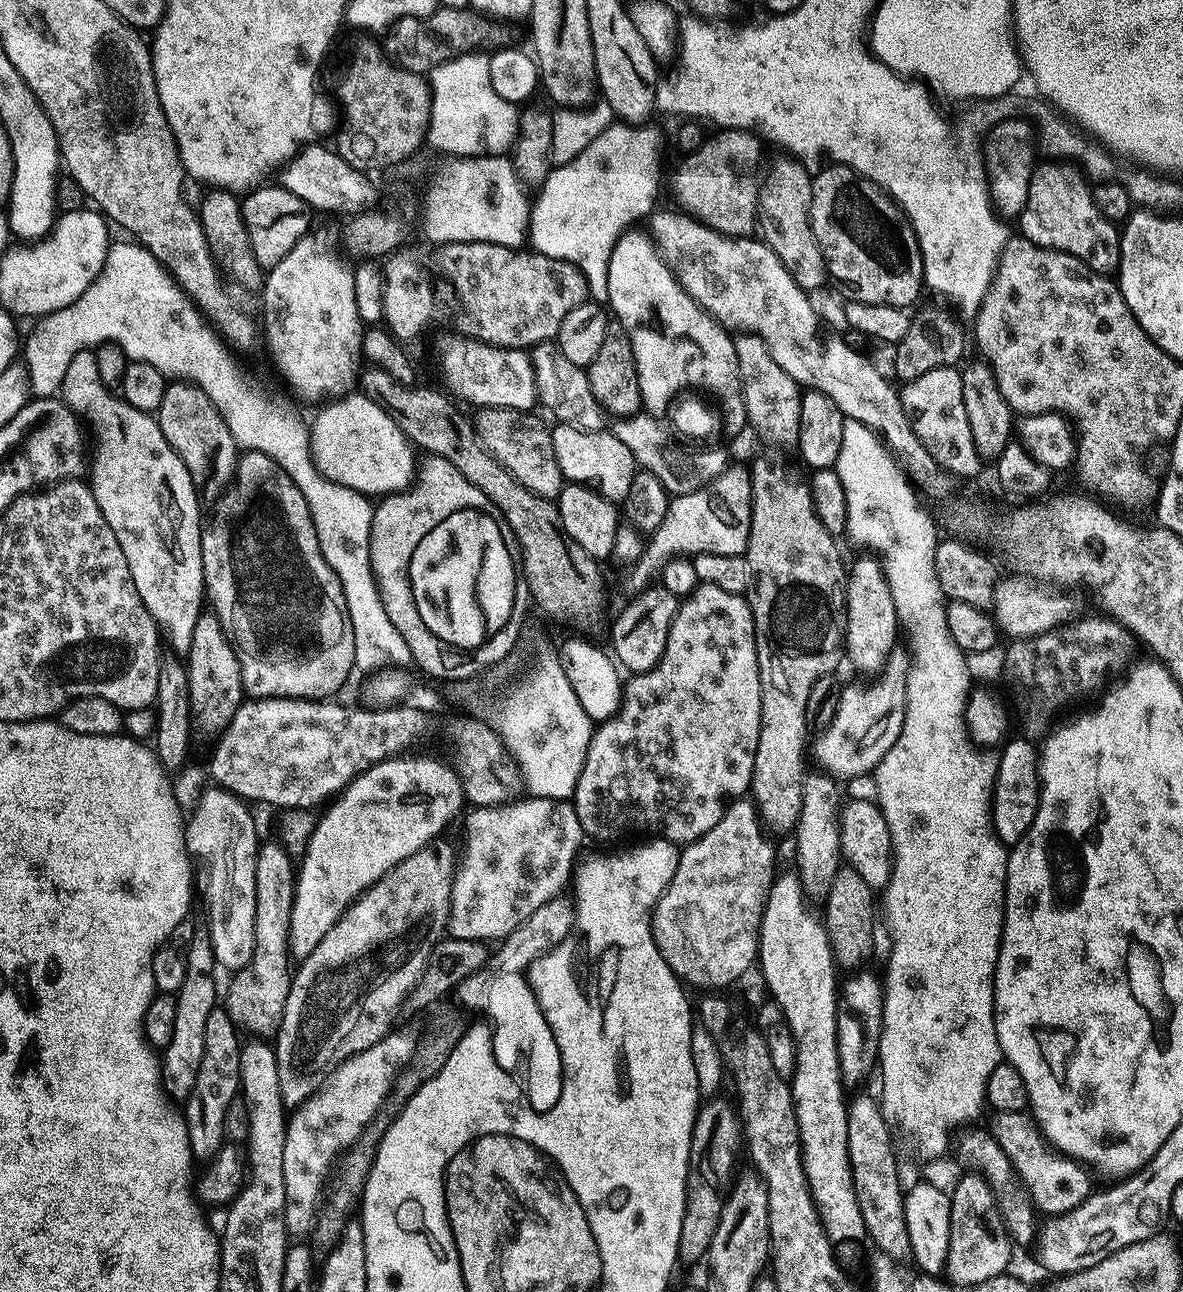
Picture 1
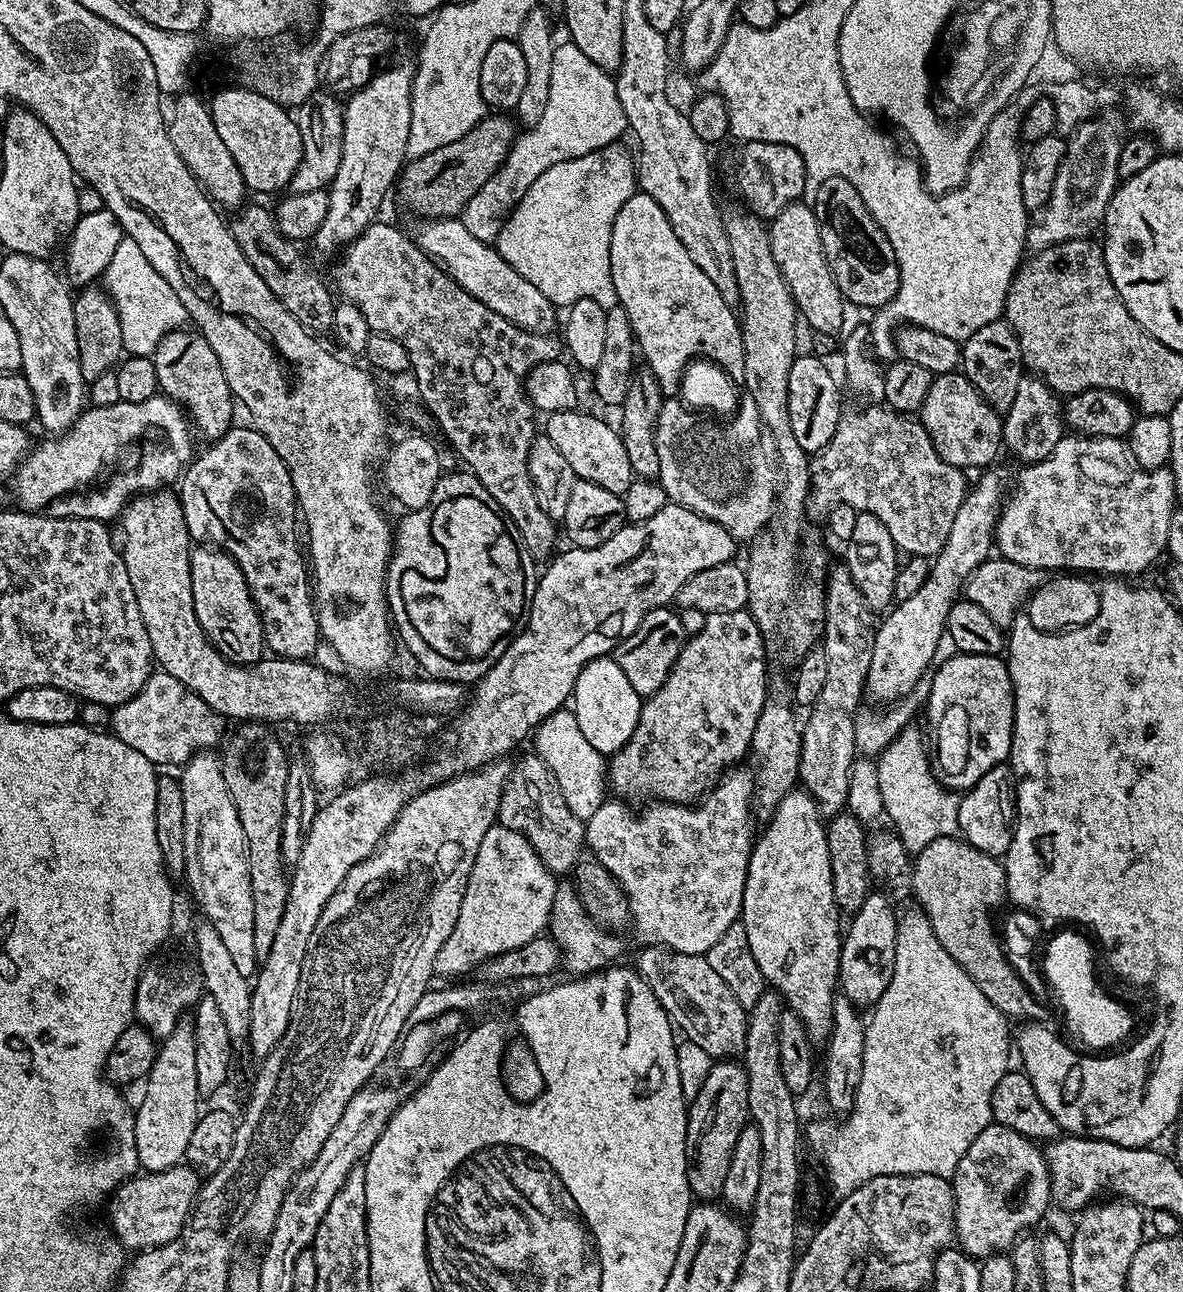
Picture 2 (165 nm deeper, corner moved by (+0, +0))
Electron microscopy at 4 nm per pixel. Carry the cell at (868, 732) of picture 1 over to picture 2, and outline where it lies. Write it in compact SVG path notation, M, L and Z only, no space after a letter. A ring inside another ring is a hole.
M984 470L980 481L969 487L958 514L954 514L954 526L942 546L942 550L931 561L928 580L922 582L918 594L899 601L879 621L874 638L874 654L870 658L870 674L866 685L866 696L883 706L900 701L917 687L924 671L933 667L938 640L946 631L950 606L961 599L964 583L986 562L994 552L996 520L1006 499L1004 476L1000 472Z

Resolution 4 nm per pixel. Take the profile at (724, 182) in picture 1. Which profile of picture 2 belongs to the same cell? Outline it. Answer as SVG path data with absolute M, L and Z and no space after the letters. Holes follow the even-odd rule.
M744 140L740 153L736 156L736 188L744 199L743 207L753 216L770 222L786 206L797 203L800 196L809 187L806 182L806 162L794 146L762 142L761 140Z

